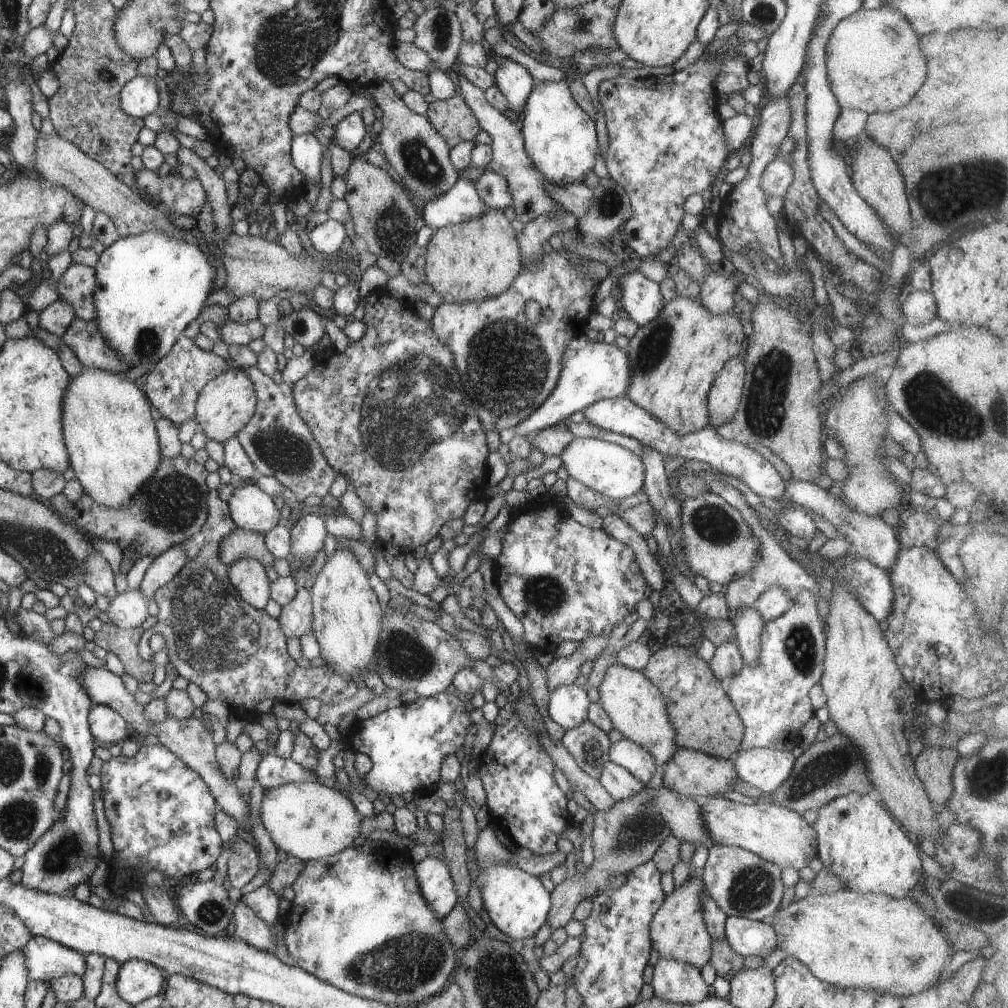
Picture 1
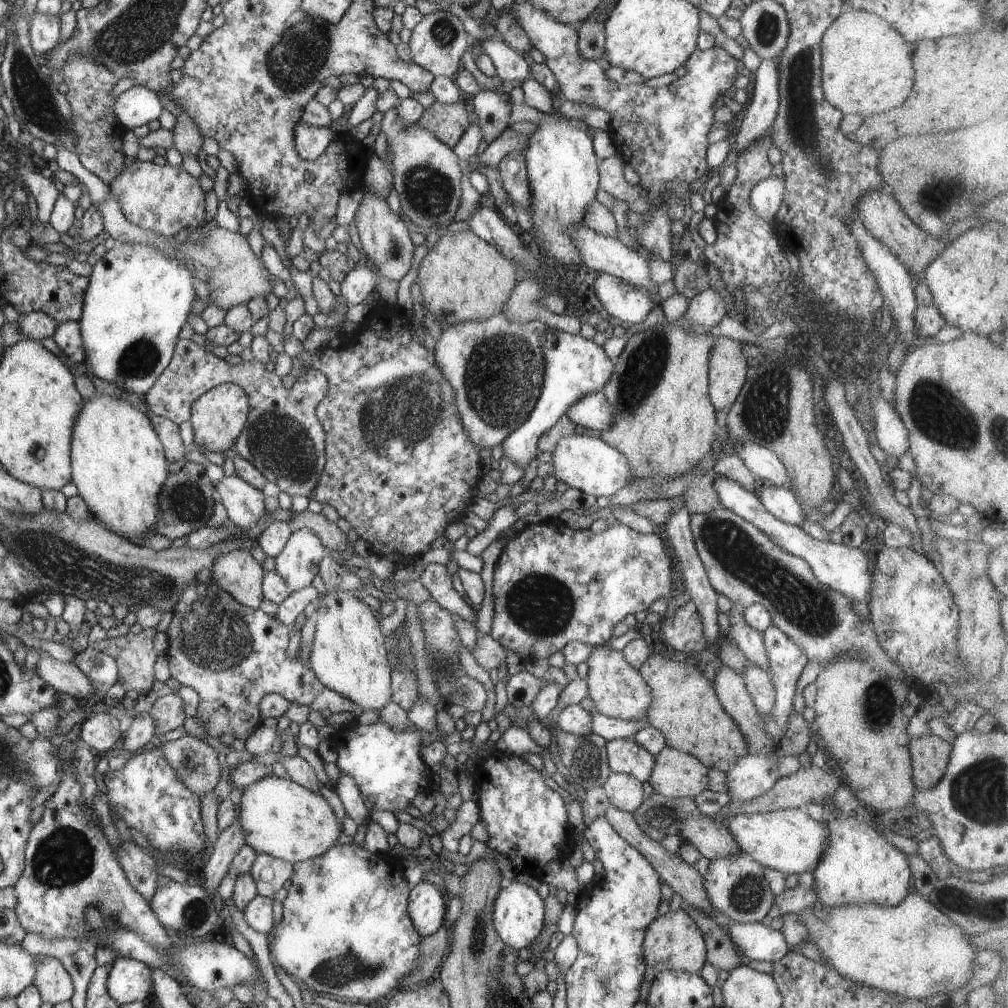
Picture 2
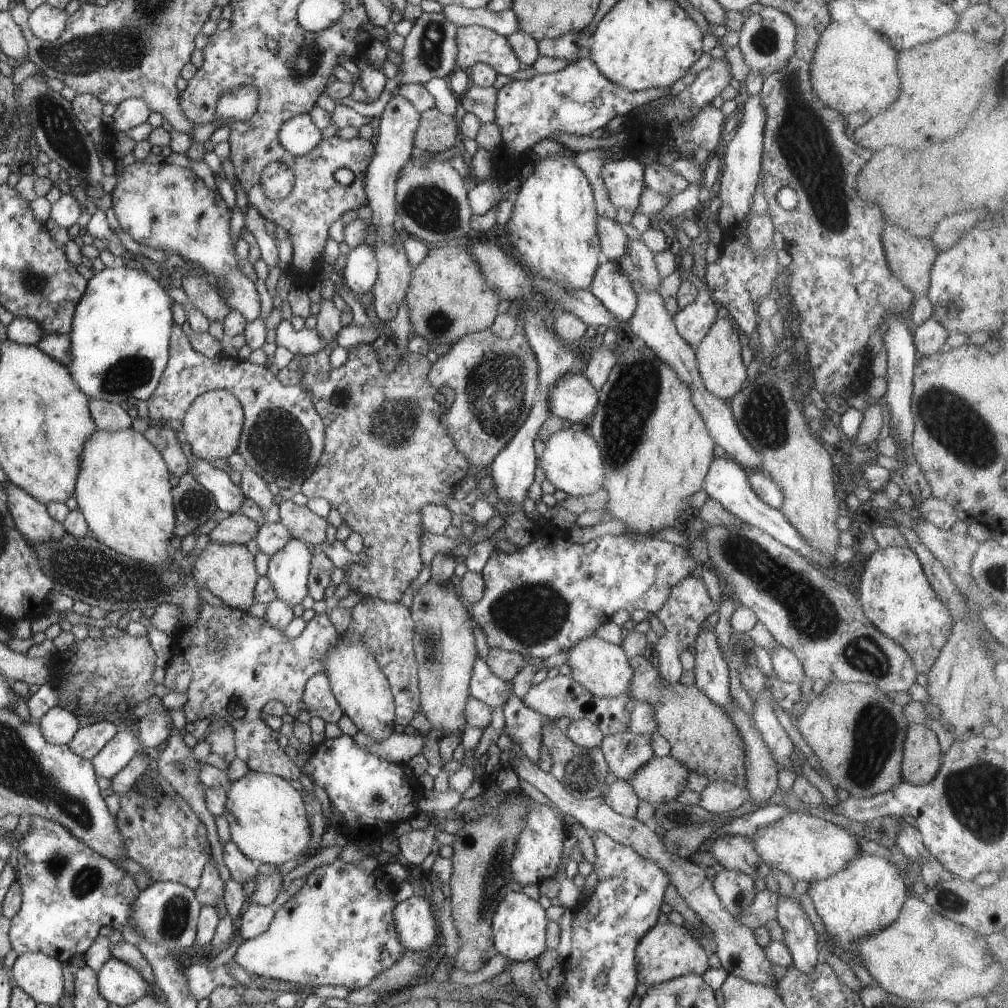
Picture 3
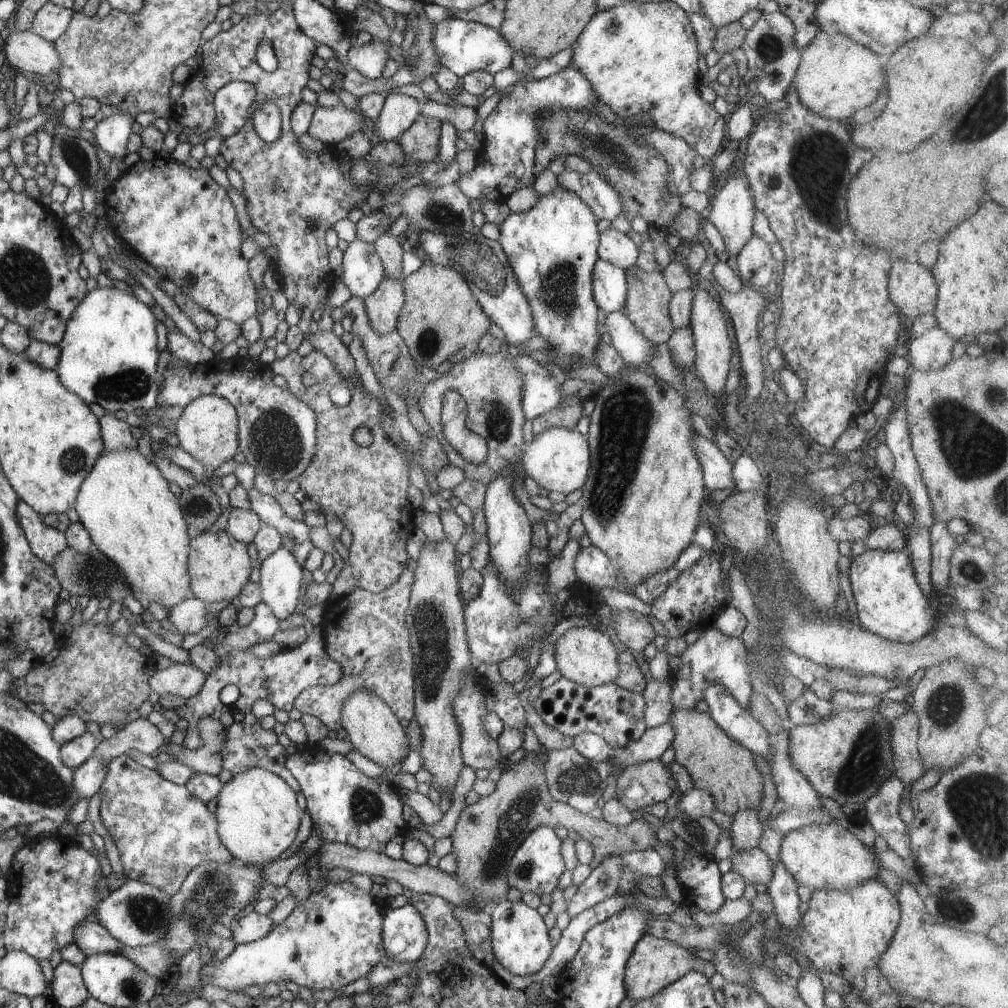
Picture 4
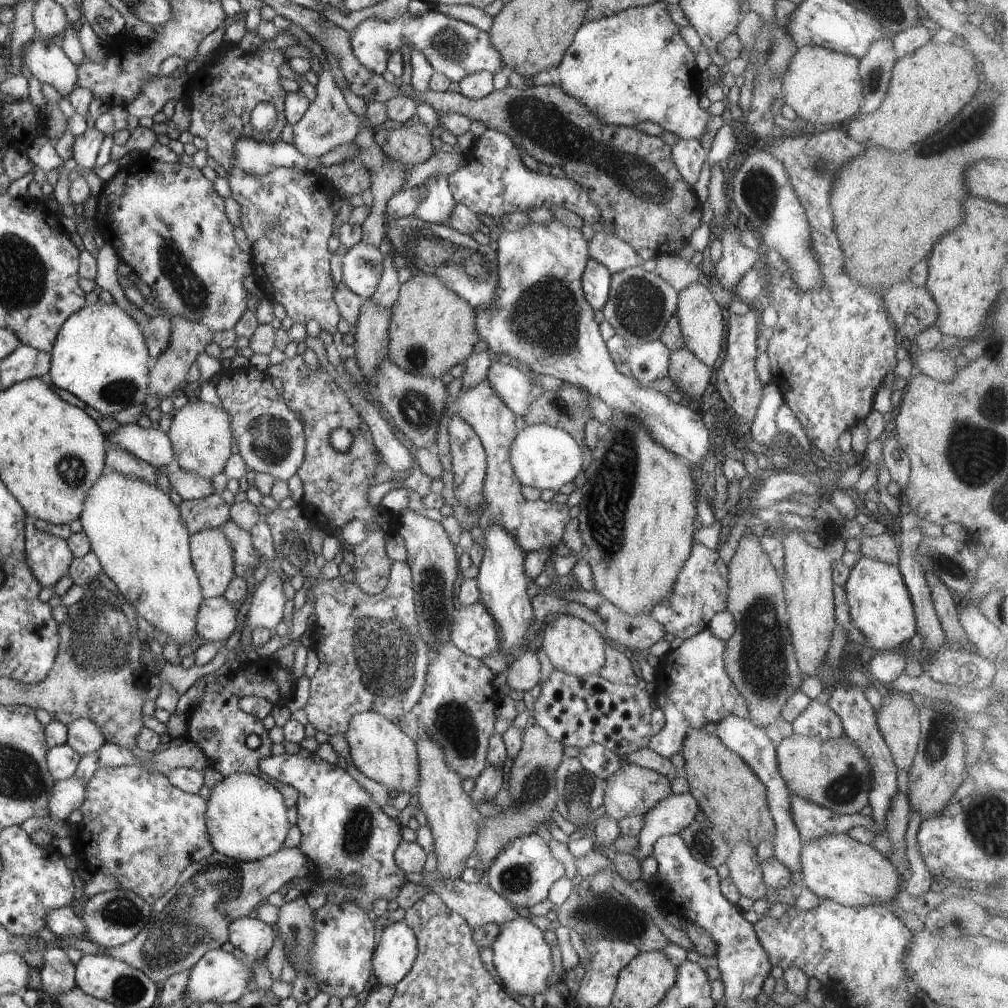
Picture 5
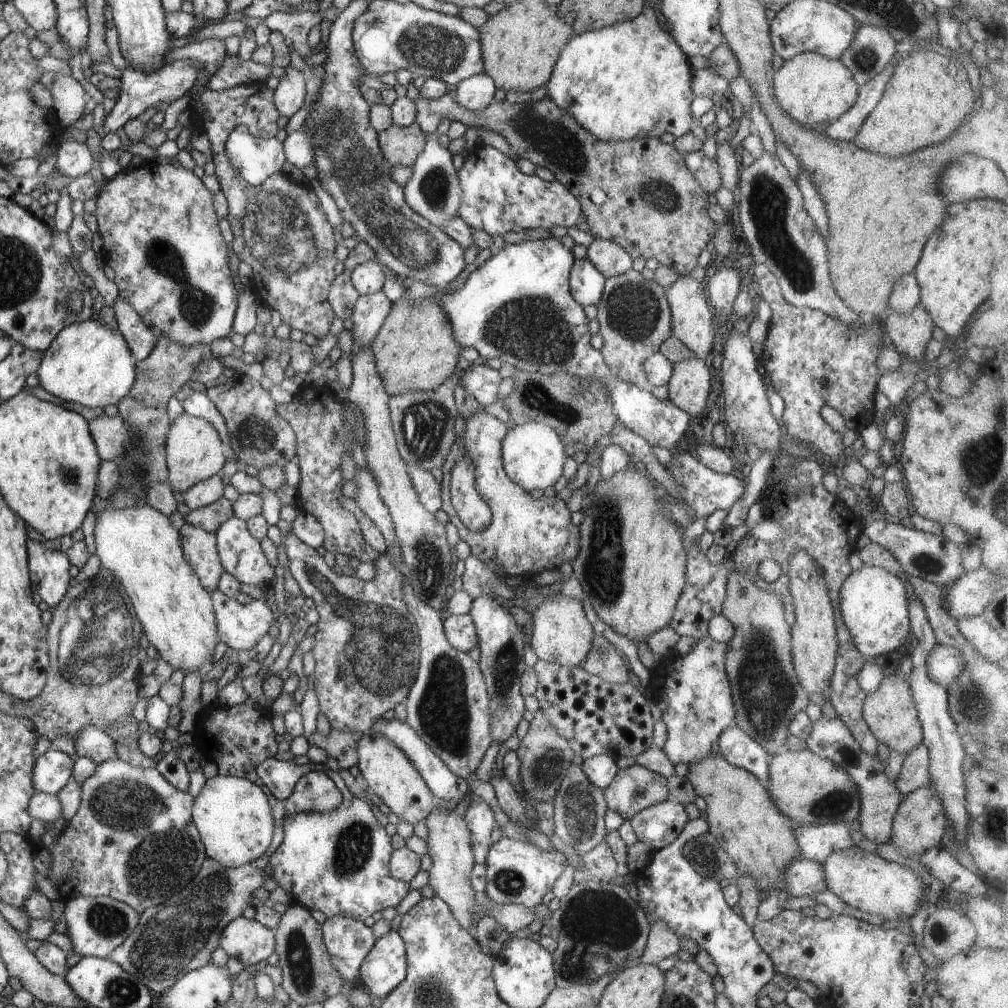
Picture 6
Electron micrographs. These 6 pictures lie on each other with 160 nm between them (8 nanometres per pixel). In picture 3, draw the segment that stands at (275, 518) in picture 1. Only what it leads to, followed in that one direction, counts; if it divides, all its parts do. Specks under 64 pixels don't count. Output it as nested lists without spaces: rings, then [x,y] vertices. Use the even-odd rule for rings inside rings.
[[[196,455],[189,458],[189,471],[194,474],[198,484],[213,494],[219,510],[228,514],[237,512],[245,496],[226,471],[216,468],[210,461],[199,459]]]

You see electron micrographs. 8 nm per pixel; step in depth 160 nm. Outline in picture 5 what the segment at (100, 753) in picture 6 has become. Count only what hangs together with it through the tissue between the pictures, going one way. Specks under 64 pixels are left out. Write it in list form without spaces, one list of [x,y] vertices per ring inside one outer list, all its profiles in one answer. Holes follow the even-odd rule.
[[[75,719],[67,726],[67,744],[79,751],[82,757],[96,753],[104,743],[101,728],[90,719]]]

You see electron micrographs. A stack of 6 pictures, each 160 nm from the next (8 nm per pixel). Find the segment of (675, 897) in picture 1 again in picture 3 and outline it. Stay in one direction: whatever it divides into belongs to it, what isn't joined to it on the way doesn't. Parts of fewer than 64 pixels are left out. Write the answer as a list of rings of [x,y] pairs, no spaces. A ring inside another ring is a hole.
[[[670,922],[656,923],[656,926],[640,939],[635,950],[638,982],[646,986],[654,986],[685,974],[702,976],[710,968],[709,954],[701,948],[691,932],[692,930],[688,930],[686,926],[676,926]]]

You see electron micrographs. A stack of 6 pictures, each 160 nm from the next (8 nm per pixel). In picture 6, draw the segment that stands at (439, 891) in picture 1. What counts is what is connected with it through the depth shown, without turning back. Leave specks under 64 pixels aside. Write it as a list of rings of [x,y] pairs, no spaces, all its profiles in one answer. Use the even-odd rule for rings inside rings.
[[[398,931],[378,938],[360,967],[360,983],[374,999],[384,999],[407,973],[404,939]]]

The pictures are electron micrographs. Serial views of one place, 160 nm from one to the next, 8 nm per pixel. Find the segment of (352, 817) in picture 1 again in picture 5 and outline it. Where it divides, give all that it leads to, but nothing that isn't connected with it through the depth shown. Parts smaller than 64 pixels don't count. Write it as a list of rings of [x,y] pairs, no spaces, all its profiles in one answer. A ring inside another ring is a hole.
[[[232,773],[210,789],[205,821],[210,842],[221,855],[238,862],[252,862],[282,848],[288,830],[287,806],[277,786],[261,775]]]

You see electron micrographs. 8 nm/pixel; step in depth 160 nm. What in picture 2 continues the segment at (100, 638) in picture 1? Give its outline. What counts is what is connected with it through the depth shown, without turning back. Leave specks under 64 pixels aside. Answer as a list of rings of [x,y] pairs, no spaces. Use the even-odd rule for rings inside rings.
[[[143,628],[138,634],[128,632],[93,642],[90,646],[114,658],[118,666],[118,681],[123,684],[126,692],[136,690],[141,695],[146,694],[154,684],[154,662],[159,657],[152,642],[156,633],[155,628]]]

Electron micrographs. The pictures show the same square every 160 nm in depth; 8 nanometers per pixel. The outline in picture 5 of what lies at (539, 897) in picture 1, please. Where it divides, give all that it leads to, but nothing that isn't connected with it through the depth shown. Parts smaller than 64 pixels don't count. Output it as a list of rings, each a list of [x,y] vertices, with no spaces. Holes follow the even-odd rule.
[[[521,916],[500,925],[500,932],[491,946],[493,962],[501,981],[513,994],[531,995],[544,993],[555,979],[552,951],[546,943],[544,931],[532,924],[530,918]]]

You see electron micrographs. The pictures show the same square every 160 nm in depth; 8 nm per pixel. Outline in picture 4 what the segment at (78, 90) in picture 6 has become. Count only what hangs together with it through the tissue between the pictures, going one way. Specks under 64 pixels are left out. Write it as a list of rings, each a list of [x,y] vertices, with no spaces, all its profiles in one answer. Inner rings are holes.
[[[14,31],[5,40],[6,58],[18,68],[17,72],[34,79],[56,79],[61,67],[61,58],[53,42],[31,31]]]

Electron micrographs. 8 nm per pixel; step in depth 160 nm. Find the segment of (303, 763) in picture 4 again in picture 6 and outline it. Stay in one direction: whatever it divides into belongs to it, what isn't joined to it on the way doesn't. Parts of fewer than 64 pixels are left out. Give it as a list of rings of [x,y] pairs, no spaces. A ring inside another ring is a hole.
[[[268,757],[256,767],[264,789],[281,801],[293,793],[295,784],[310,771],[323,772],[334,781],[342,793],[342,804],[330,812],[322,813],[318,808],[298,813],[284,824],[283,842],[272,853],[264,869],[266,876],[283,888],[294,903],[308,910],[320,910],[326,918],[352,917],[364,922],[376,912],[389,906],[394,908],[410,894],[409,884],[390,876],[389,860],[394,850],[391,836],[374,817],[371,799],[355,797],[339,772],[312,761],[300,766]]]

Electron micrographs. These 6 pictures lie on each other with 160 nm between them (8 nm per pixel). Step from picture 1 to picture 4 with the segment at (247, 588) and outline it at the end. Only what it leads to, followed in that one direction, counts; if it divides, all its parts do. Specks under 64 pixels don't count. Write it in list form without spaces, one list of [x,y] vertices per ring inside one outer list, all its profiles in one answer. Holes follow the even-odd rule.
[[[220,530],[219,532],[207,531],[200,534],[191,540],[190,548],[191,551],[188,554],[188,574],[191,576],[192,596],[198,598],[198,600],[202,600],[207,605],[223,601],[235,603],[238,600],[238,596],[240,596],[242,588],[250,582],[250,575],[255,564],[248,555],[247,545],[234,540],[225,530]]]

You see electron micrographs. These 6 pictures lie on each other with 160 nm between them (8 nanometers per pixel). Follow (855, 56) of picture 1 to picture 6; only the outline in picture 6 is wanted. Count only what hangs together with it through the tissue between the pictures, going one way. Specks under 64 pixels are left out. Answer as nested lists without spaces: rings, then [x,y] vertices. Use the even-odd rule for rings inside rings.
[[[812,51],[785,60],[775,71],[773,93],[781,109],[791,119],[810,128],[812,124],[826,124],[840,118],[857,101],[859,83],[838,59],[829,59]]]

